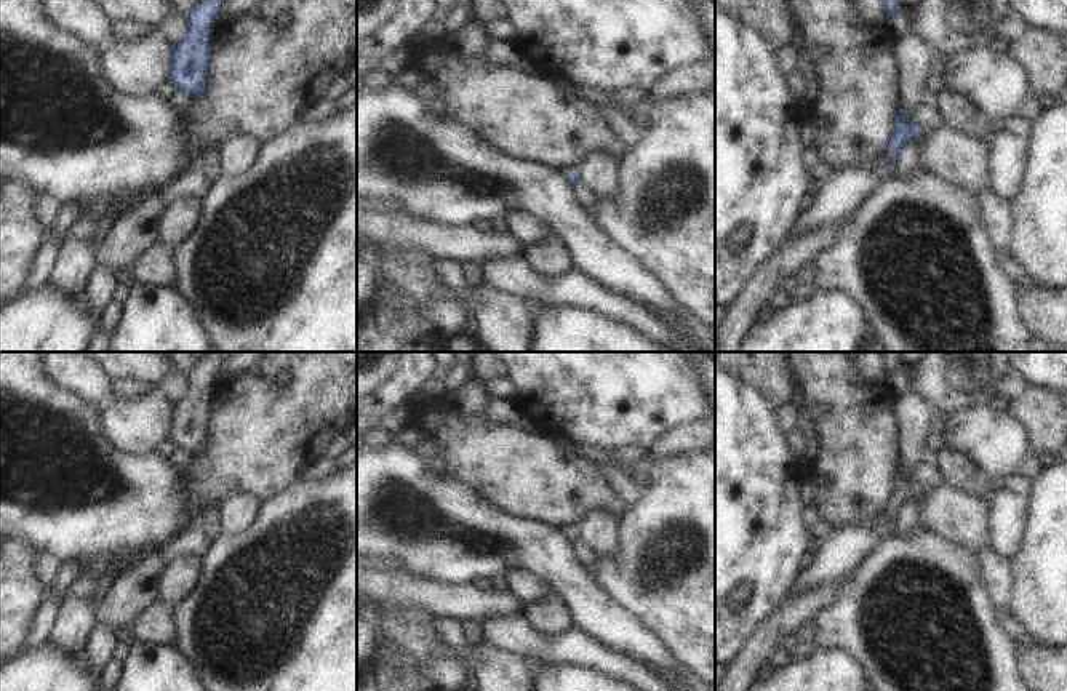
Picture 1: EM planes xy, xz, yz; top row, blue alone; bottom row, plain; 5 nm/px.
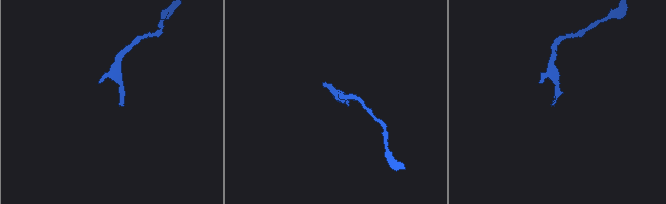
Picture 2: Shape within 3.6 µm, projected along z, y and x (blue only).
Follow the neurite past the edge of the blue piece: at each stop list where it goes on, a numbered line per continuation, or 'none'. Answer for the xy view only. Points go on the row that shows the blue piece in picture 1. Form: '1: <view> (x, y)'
1: xy (210, 157)

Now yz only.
1: yz (885, 170)

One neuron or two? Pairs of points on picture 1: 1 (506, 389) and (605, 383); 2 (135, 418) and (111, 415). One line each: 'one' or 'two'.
1: two
2: one

